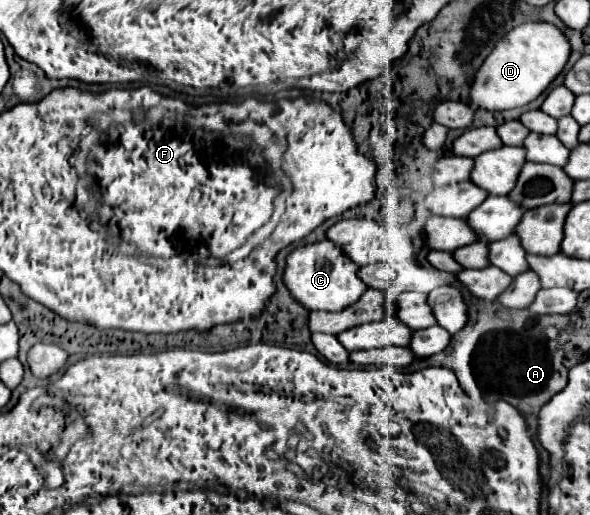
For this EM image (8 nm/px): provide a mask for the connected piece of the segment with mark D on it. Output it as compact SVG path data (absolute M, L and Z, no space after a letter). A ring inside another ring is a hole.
M527 22L507 32L475 74L469 104L473 108L509 110L539 98L561 74L571 54L569 38L551 22Z

